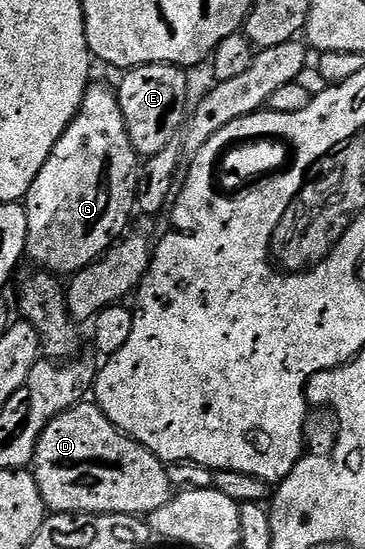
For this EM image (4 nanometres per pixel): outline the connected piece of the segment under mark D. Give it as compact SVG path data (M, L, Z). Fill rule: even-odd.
M91 400L62 411L42 431L32 456L30 472L36 478L45 510L57 513L131 513L158 511L174 496L165 462L106 419Z

